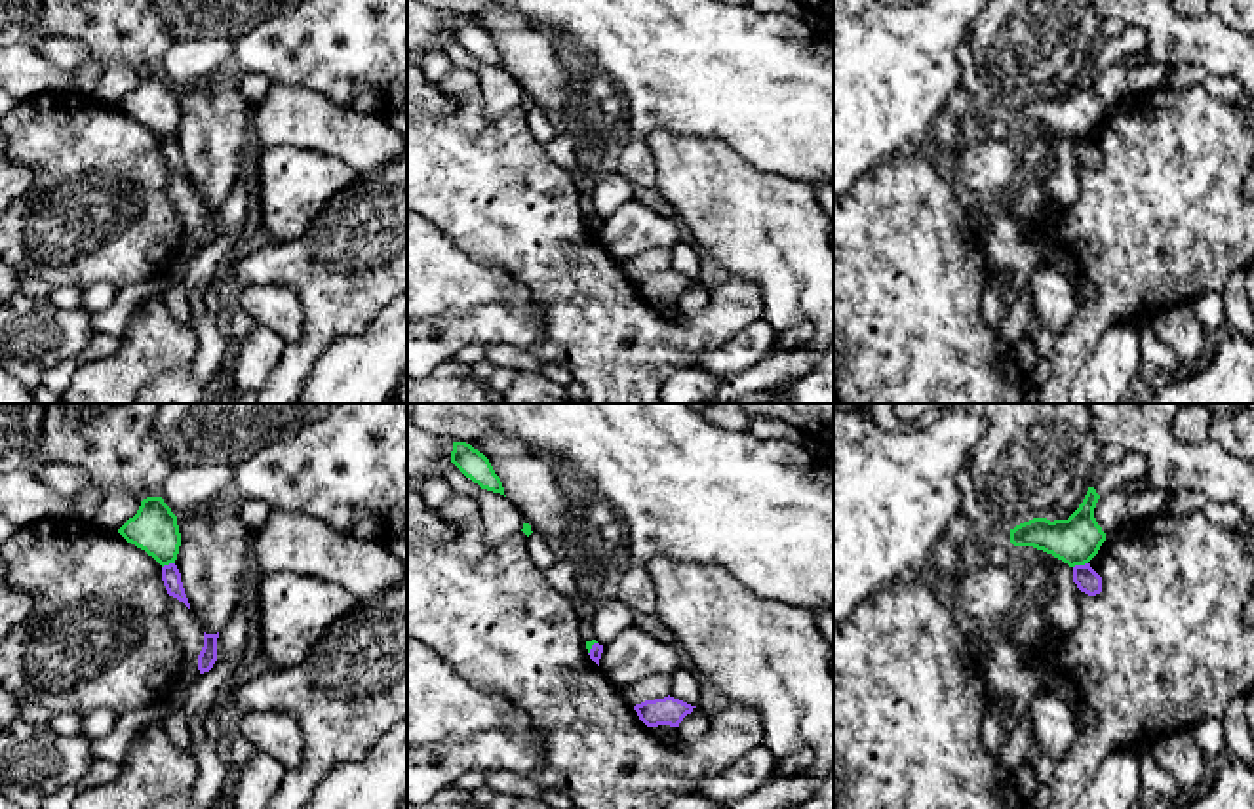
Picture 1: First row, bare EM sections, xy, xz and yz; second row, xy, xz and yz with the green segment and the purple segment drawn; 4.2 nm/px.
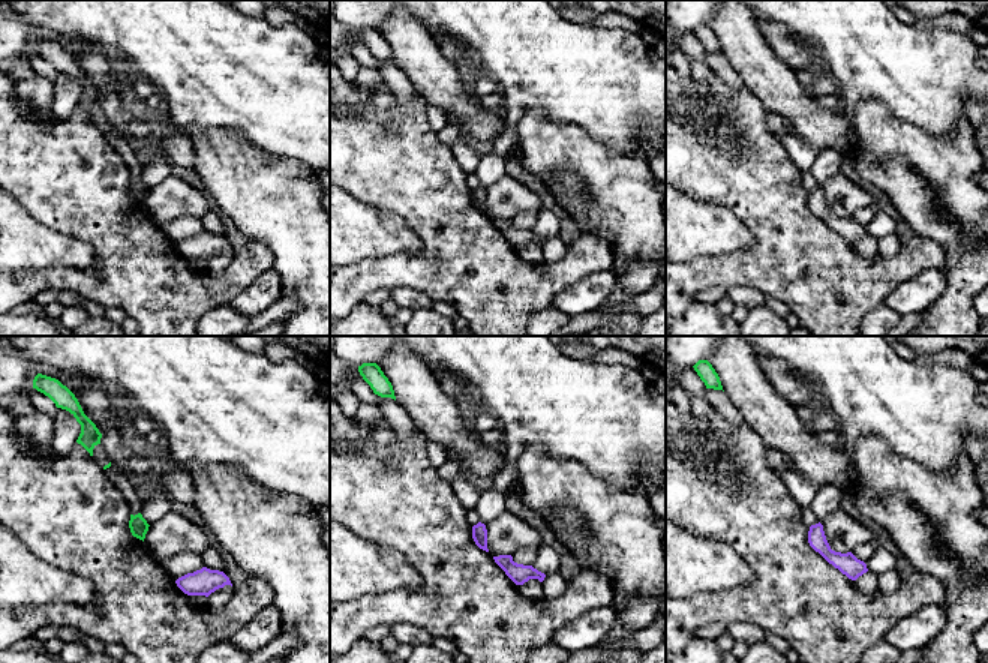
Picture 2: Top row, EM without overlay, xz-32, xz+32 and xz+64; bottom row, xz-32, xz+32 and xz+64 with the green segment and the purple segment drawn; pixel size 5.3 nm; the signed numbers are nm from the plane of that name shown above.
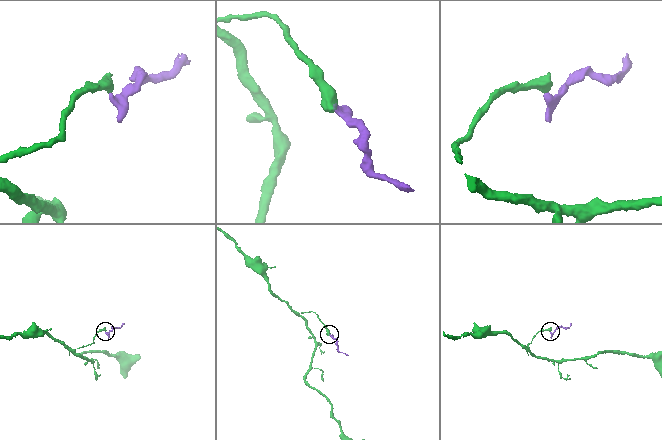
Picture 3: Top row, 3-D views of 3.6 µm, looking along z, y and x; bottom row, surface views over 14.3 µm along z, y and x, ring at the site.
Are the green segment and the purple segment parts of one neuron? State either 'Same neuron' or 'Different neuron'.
Different neuron

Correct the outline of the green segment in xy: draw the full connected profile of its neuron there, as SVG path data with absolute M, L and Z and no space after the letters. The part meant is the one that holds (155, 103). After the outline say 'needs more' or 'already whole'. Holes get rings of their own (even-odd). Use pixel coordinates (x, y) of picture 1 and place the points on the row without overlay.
M162 70L143 72L137 88L118 107L152 129L162 141L177 133L181 120L177 89Z; already whole

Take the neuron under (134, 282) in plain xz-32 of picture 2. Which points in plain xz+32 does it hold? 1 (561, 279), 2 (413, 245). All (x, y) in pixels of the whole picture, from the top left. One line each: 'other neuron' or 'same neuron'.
1: same neuron
2: other neuron

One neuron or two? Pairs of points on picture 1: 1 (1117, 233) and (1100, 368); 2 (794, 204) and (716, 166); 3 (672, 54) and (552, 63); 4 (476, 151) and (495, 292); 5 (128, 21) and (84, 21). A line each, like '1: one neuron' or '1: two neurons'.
1: two neurons
2: one neuron
3: two neurons
4: two neurons
5: one neuron

